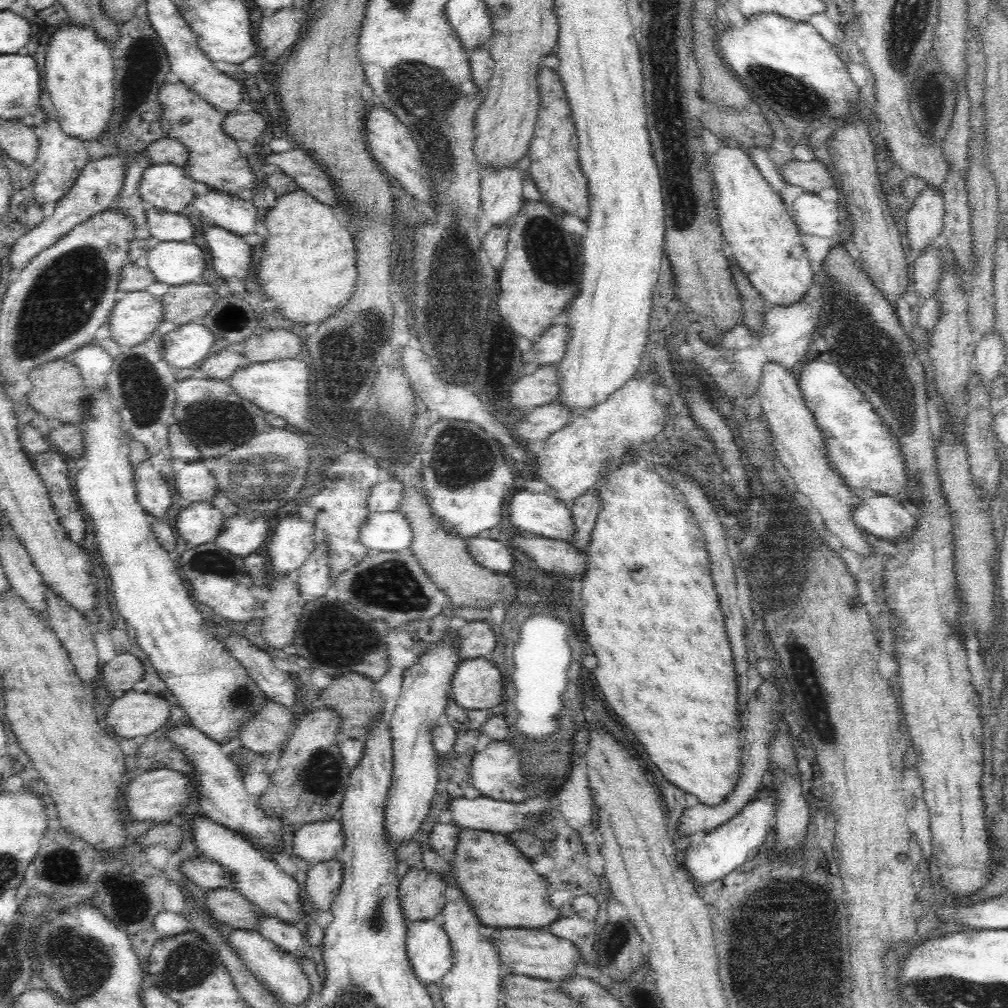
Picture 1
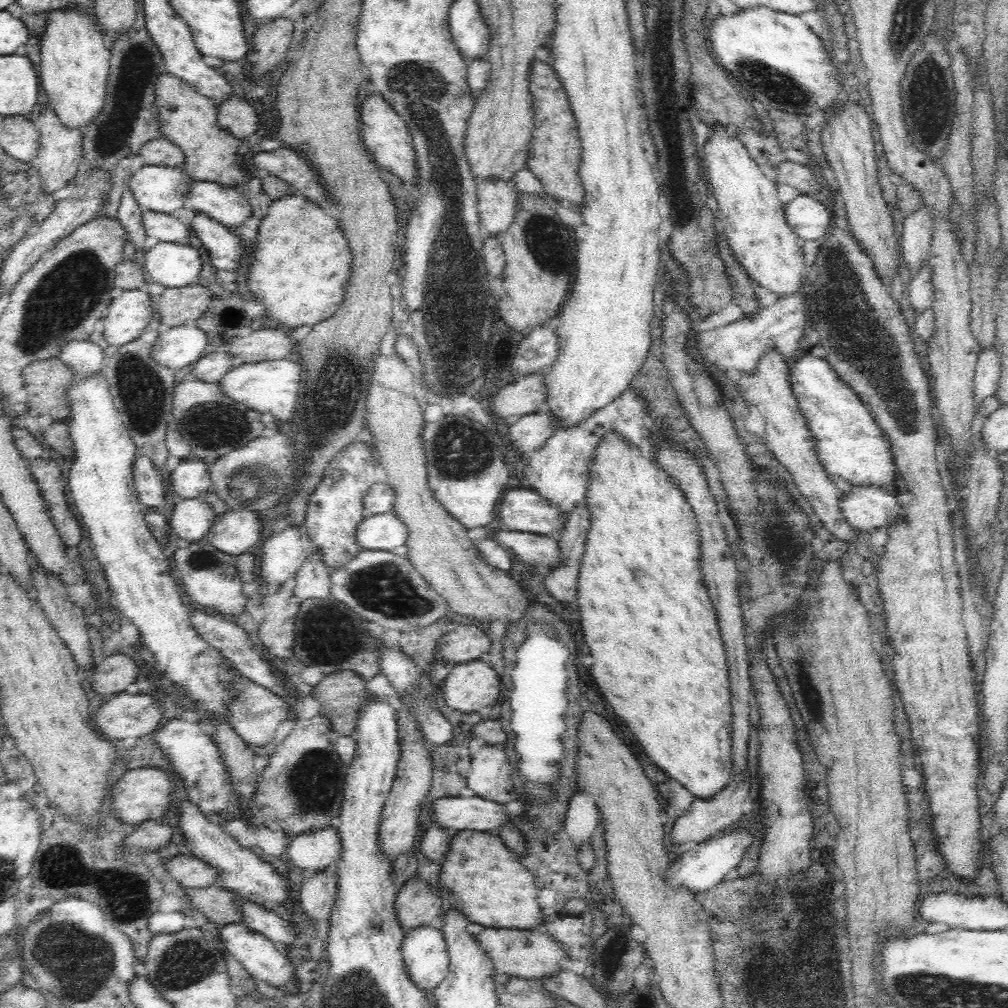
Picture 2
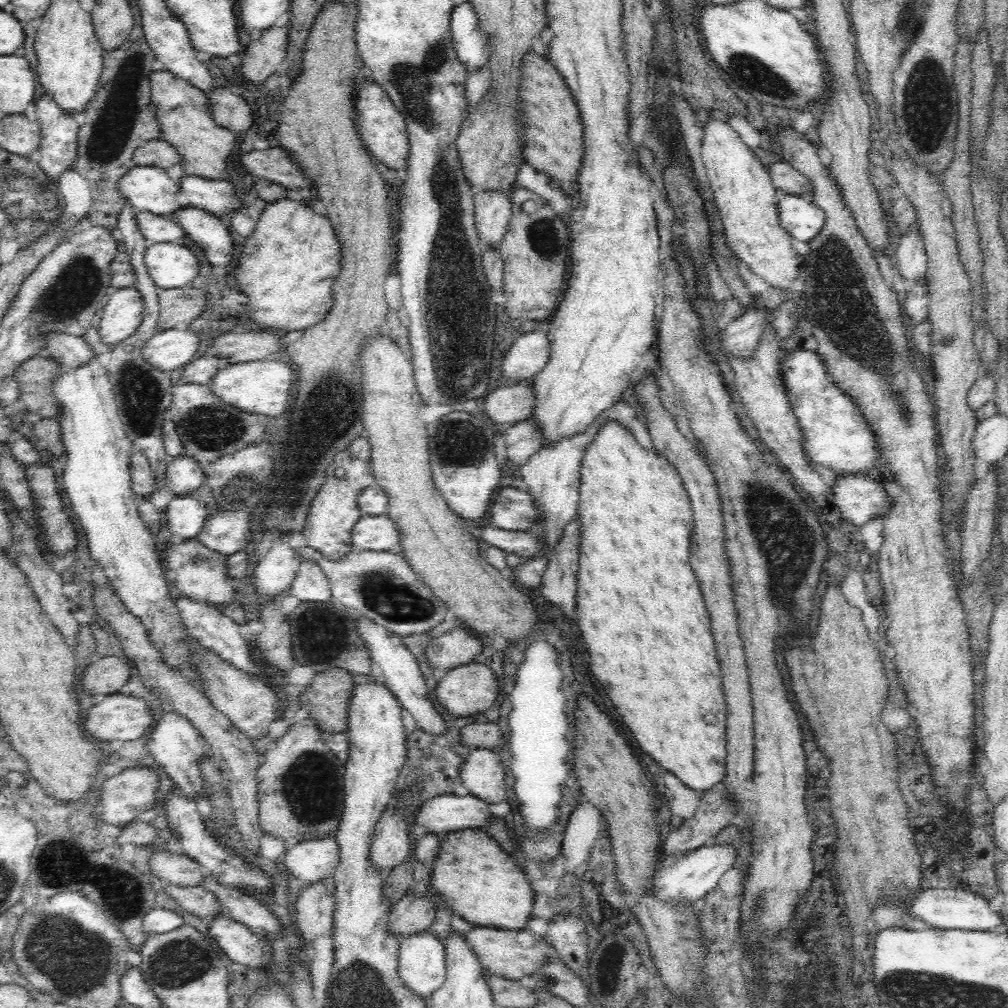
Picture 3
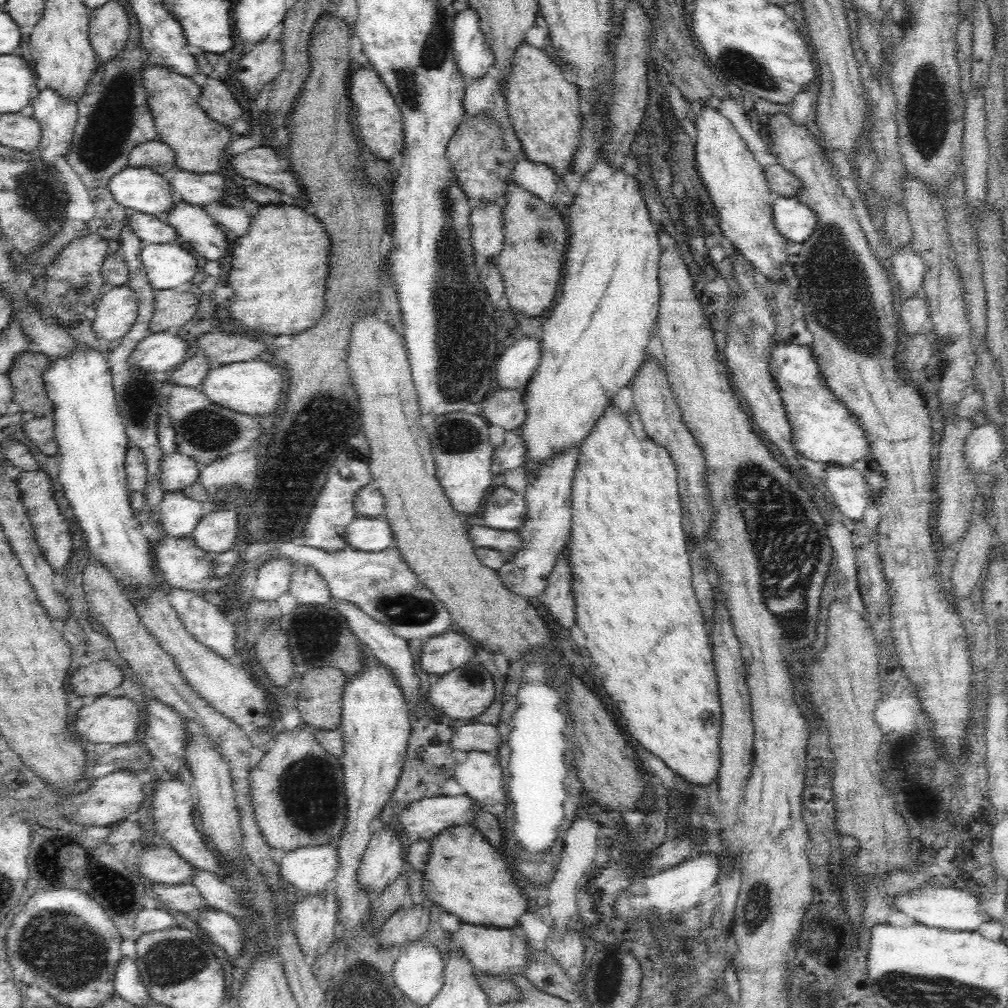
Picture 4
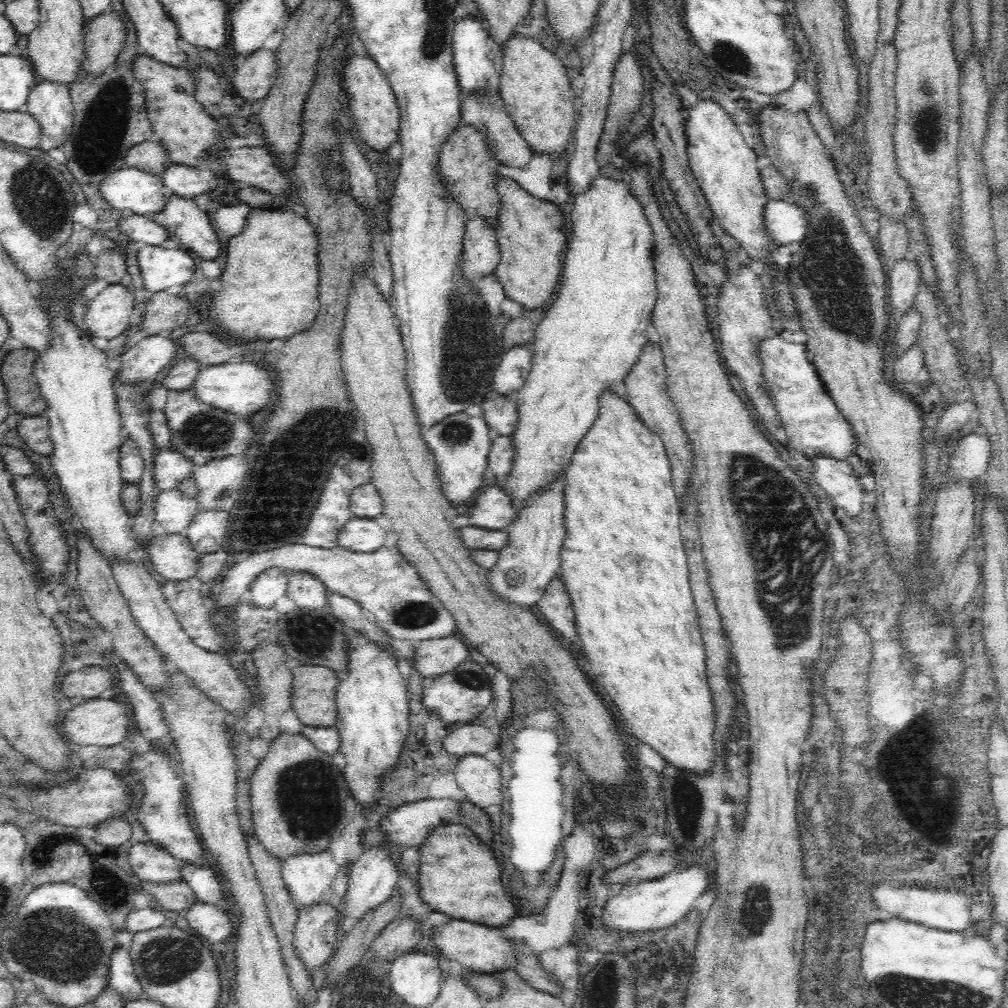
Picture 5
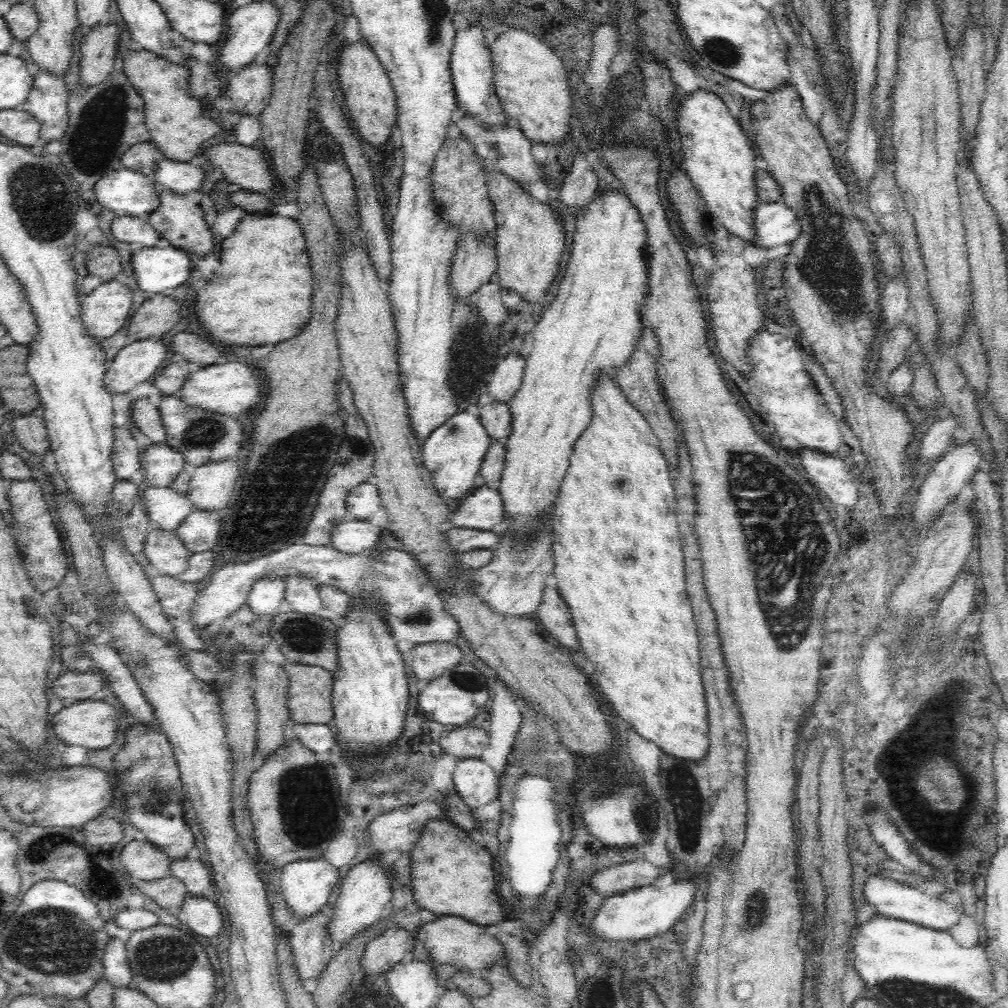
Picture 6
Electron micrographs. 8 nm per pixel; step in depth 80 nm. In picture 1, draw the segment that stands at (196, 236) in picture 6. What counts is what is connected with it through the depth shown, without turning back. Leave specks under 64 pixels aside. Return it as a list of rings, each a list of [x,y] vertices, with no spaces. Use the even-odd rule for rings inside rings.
[[[204,222],[200,224],[216,272],[224,278],[246,278],[252,260],[252,247],[241,236],[219,226],[208,226]]]

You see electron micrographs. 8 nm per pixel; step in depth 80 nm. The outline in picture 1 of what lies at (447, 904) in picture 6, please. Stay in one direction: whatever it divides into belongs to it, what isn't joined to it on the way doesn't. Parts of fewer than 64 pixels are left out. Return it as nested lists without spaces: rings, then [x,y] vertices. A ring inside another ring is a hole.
[[[460,829],[458,832],[458,844],[456,844],[456,850],[454,850],[454,858],[450,860],[450,876],[453,880],[453,884],[460,887],[462,893],[467,898],[469,906],[471,906],[472,911],[476,915],[476,919],[486,927],[492,927],[495,930],[502,928],[526,928],[526,929],[545,929],[548,928],[552,922],[555,922],[558,918],[557,910],[553,908],[553,903],[546,890],[546,881],[542,876],[532,869],[532,864],[530,863],[530,857],[538,856],[538,854],[544,855],[544,847],[542,847],[542,841],[536,839],[532,833],[528,830],[514,830],[514,832],[506,833],[493,833],[479,830],[470,829]]]

